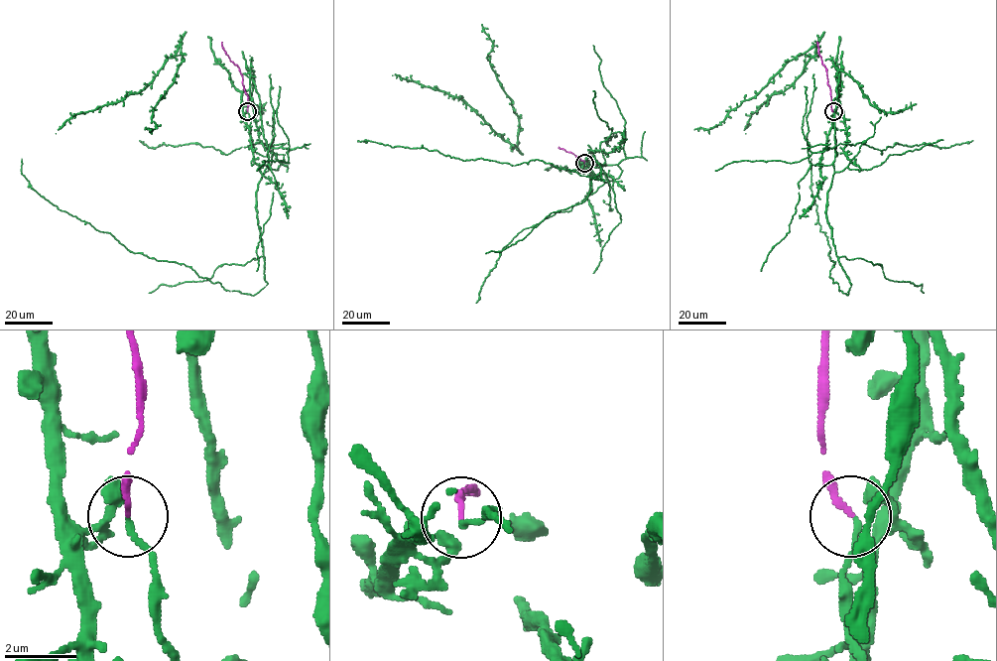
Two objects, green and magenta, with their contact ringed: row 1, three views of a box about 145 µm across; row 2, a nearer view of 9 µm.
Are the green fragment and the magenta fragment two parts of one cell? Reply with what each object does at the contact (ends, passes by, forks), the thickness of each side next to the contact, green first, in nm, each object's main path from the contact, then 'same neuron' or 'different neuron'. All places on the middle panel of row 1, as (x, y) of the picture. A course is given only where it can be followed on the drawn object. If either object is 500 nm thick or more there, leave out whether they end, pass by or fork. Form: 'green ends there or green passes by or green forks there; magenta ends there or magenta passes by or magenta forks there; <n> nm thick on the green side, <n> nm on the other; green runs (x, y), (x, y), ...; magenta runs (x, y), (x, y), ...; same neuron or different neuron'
green forks there; magenta ends there; 160 nm thick on the green side, 160 nm on the other; green runs (584, 163), (578, 168), (605, 164), (593, 157), (604, 181), (539, 160), (462, 161), (358, 141); magenta runs (584, 163), (559, 147); same neuron

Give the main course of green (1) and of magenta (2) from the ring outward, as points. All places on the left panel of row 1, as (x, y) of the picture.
1: (247, 111), (249, 126), (250, 75), (268, 162), (267, 284), (253, 295), (130, 252), (39, 195), (21, 159)
2: (247, 111), (247, 95), (240, 68), (230, 60), (221, 42)

